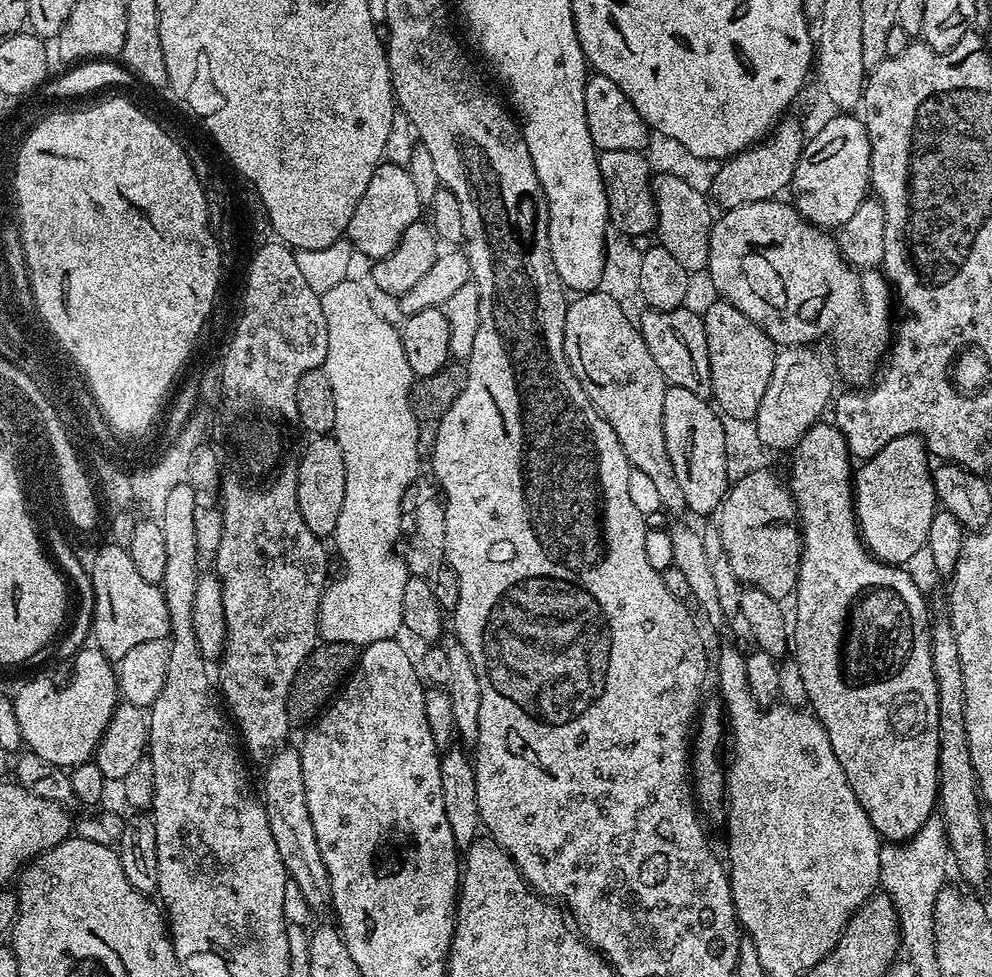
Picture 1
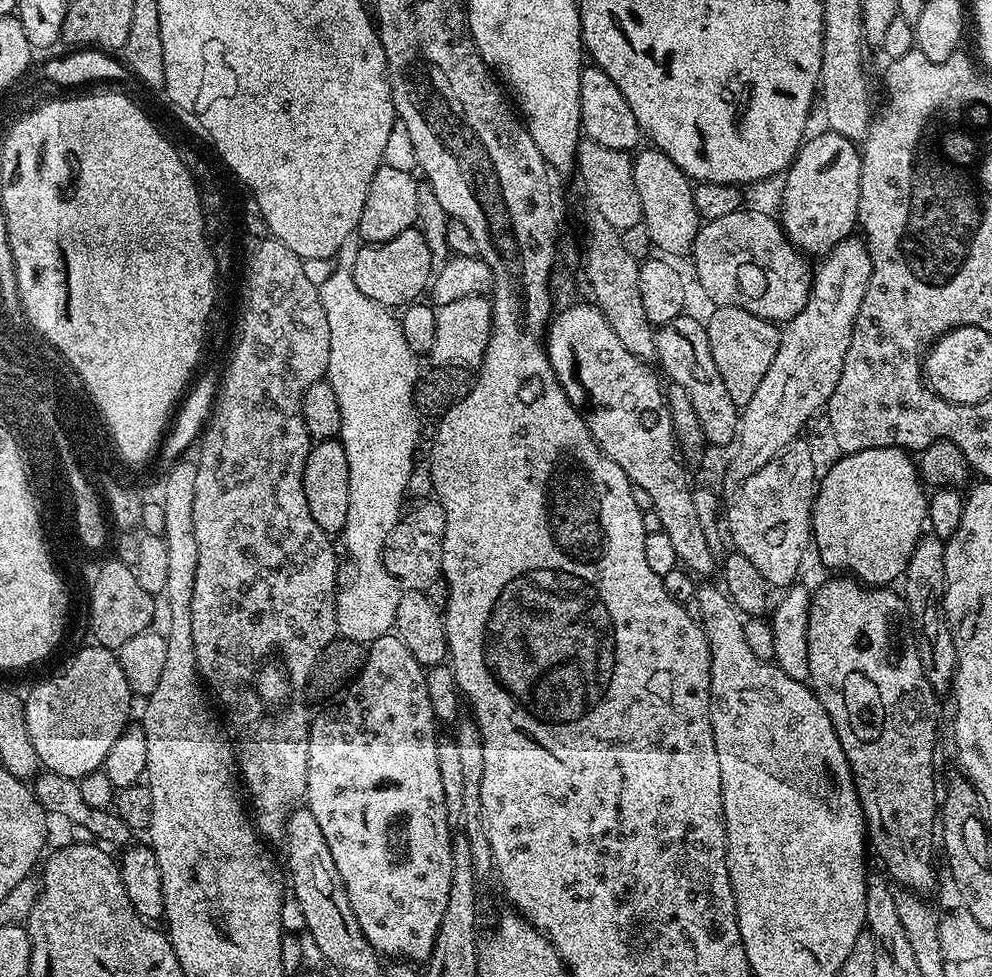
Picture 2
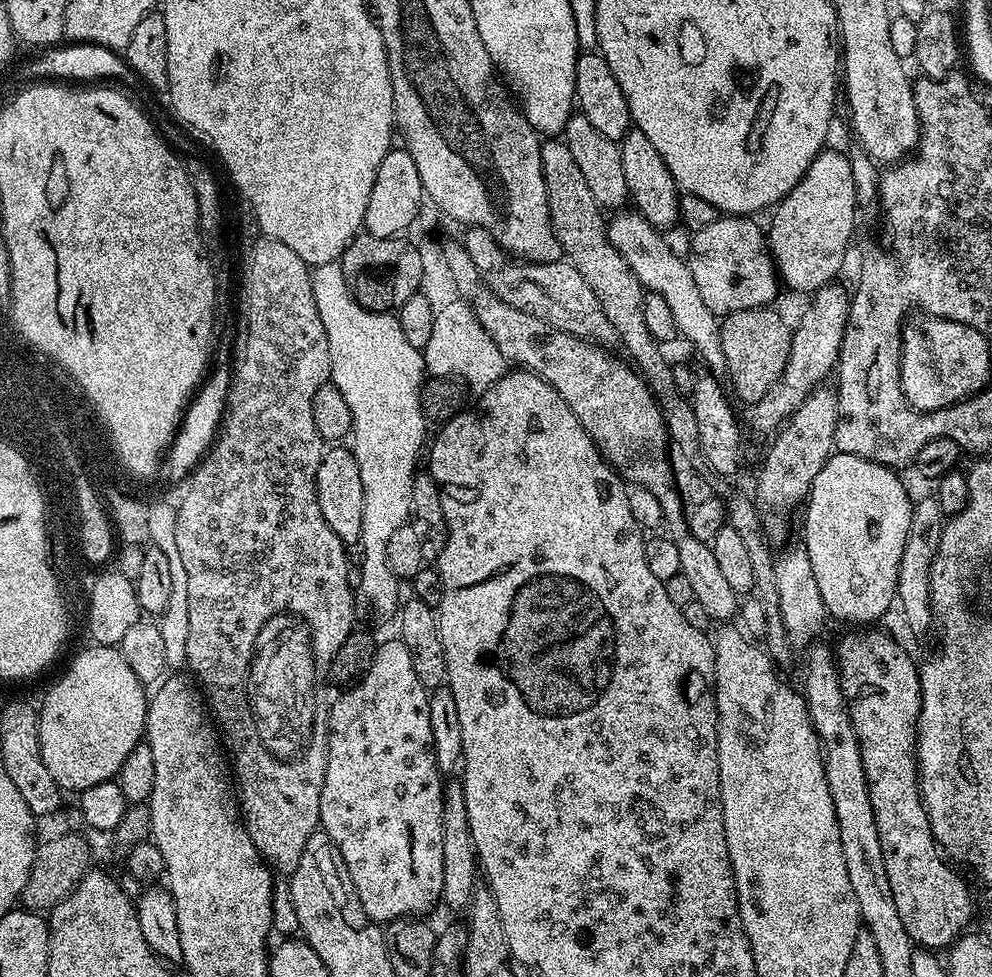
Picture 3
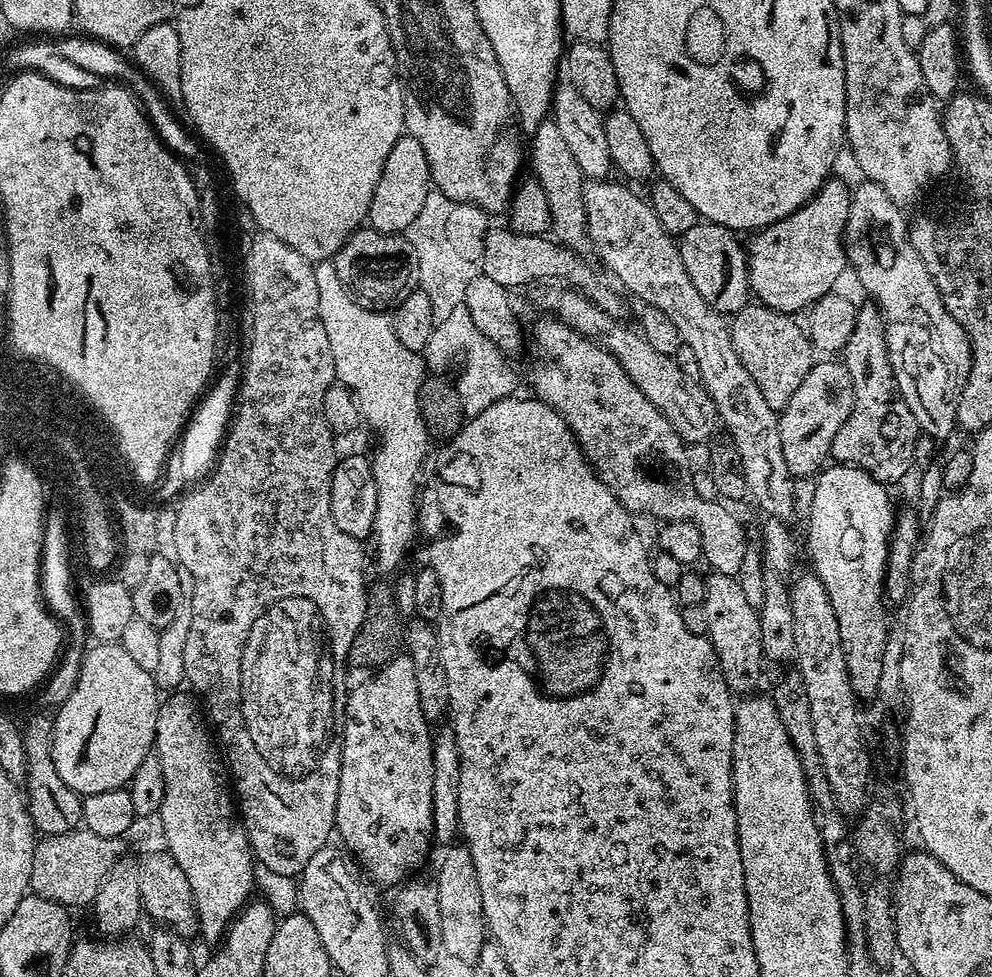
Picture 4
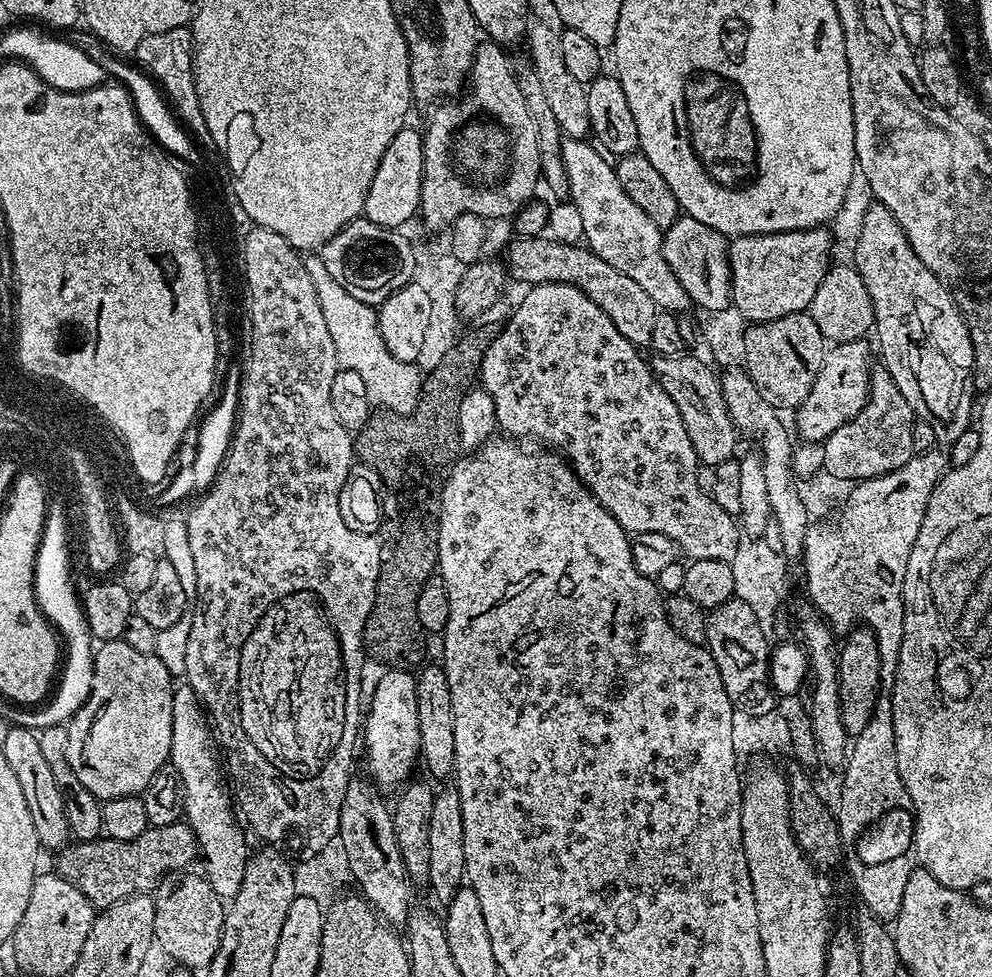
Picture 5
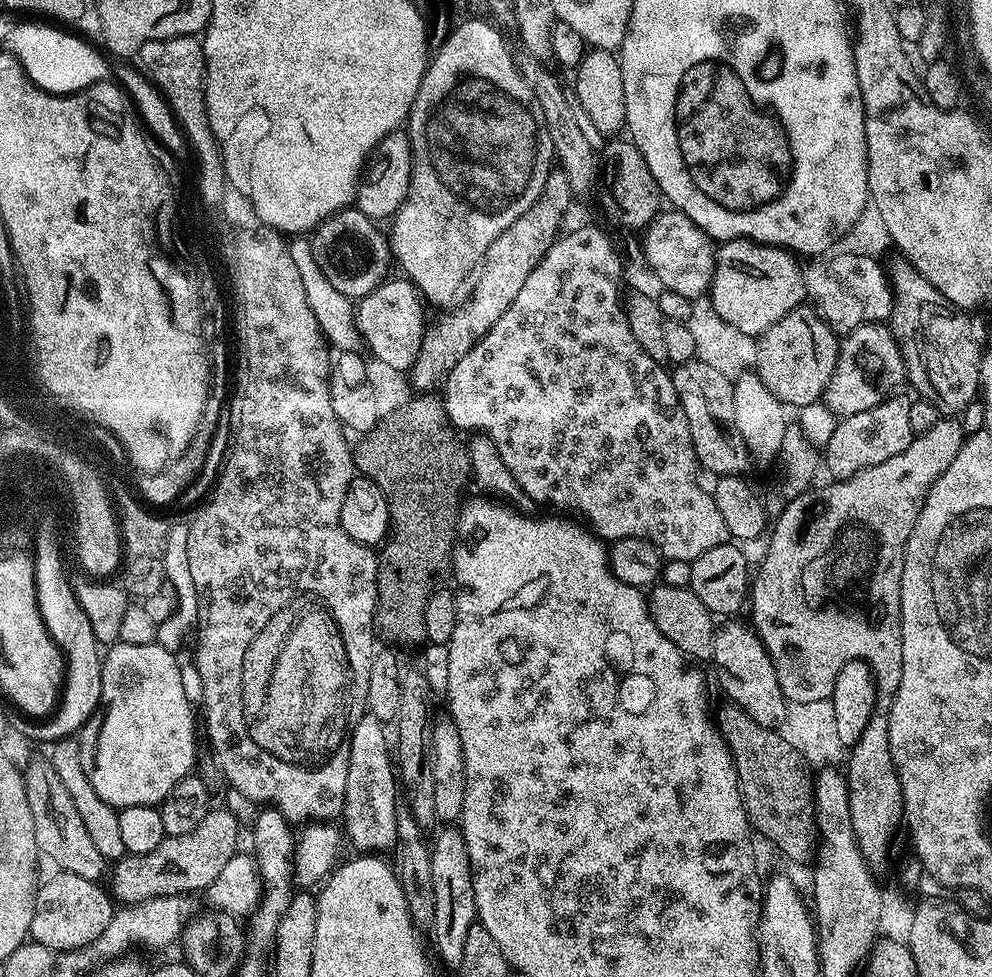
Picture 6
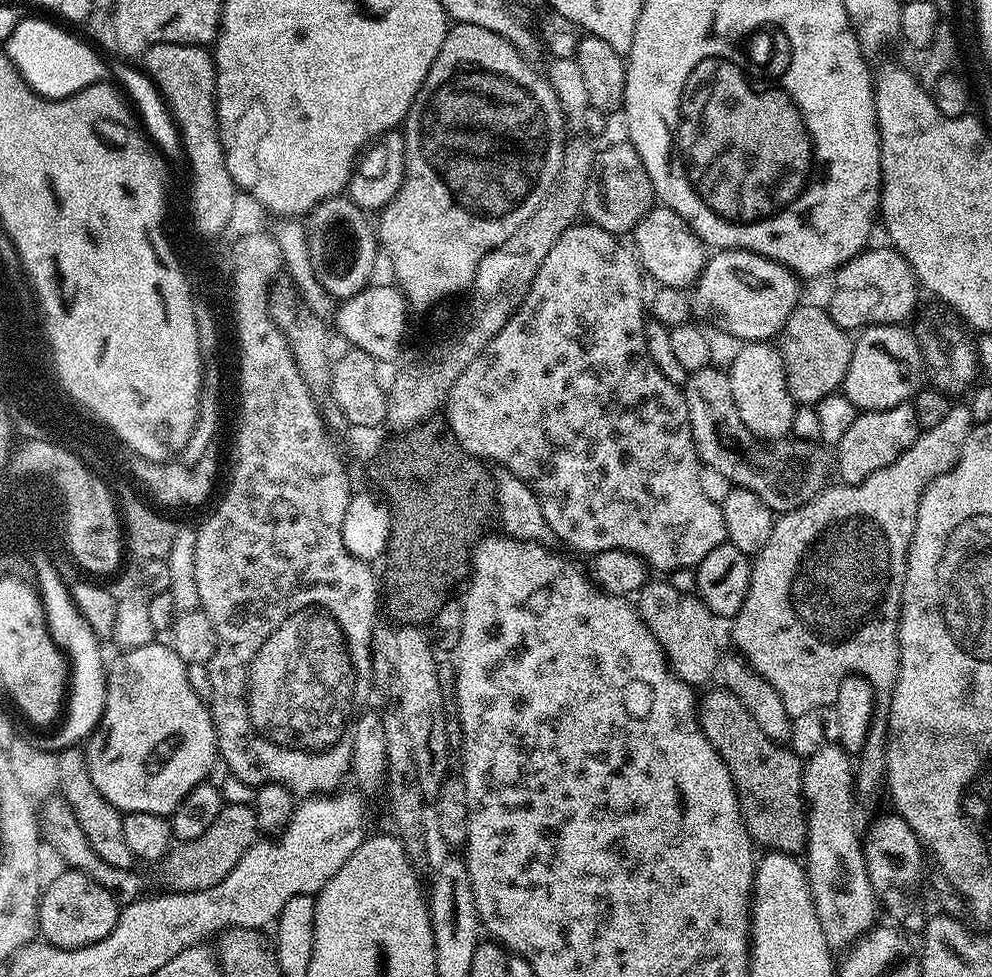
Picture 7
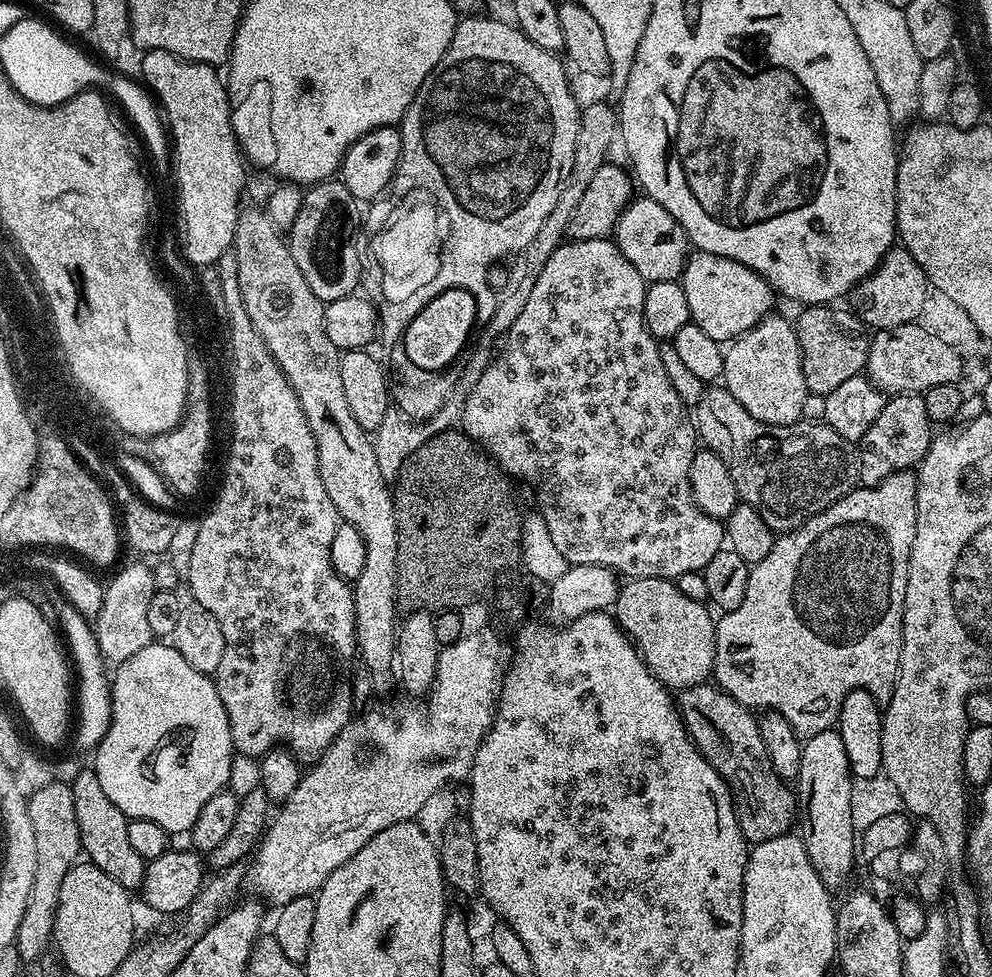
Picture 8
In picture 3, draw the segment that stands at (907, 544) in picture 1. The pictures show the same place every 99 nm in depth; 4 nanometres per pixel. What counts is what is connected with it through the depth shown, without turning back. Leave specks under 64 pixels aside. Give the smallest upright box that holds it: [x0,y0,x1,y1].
[802,452,913,626]

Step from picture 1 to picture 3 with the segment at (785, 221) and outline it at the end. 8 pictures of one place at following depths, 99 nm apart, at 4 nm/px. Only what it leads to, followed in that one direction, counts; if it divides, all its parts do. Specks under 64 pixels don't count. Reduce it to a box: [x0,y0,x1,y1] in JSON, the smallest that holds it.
[687,215,778,318]

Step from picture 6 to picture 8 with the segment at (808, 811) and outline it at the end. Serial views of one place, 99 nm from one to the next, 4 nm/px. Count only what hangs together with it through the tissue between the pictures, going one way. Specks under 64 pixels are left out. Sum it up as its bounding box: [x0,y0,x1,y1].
[678,682,798,845]

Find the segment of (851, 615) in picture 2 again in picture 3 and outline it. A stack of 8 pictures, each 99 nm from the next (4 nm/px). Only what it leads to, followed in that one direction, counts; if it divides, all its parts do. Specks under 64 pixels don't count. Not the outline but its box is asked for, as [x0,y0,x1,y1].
[834,630,972,950]

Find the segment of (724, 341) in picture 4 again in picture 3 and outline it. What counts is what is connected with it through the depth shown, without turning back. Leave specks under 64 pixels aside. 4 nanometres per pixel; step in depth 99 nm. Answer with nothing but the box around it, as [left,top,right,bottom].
[607,210,725,374]

